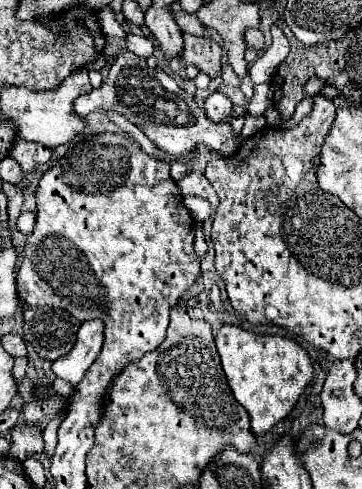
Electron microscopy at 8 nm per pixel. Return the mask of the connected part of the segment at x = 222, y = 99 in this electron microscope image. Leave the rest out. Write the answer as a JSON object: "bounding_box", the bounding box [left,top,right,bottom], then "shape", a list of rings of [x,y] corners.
{"bounding_box":[203,91,233,123],"shape":[[[215,91],[215,93],[211,93],[211,95],[205,99],[205,107],[203,107],[203,109],[205,109],[205,115],[207,115],[213,123],[221,123],[221,121],[229,121],[233,105],[231,105],[231,101],[229,101],[227,95]]]}

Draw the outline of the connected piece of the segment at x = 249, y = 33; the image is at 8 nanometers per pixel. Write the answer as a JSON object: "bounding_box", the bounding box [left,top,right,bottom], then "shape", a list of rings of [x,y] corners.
{"bounding_box":[245,29,265,49],"shape":[[[247,29],[245,31],[245,43],[247,43],[247,47],[249,49],[263,49],[263,45],[265,45],[265,39],[263,39],[263,33],[259,31],[259,29]]]}

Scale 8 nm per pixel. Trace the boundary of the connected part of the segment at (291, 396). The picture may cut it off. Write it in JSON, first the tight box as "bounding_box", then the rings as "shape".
{"bounding_box":[215,325,313,435],"shape":[[[223,325],[215,337],[215,343],[227,385],[251,417],[251,431],[255,435],[267,433],[275,423],[291,413],[311,381],[313,363],[307,351],[291,339],[279,335],[257,335],[237,325]]]}

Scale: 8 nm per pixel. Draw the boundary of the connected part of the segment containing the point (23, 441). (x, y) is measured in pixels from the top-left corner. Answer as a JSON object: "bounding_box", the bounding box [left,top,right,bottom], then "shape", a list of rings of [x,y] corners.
{"bounding_box":[9,423,45,461],"shape":[[[29,423],[15,425],[15,429],[11,431],[9,455],[15,457],[17,461],[23,461],[25,457],[31,457],[37,453],[45,453],[43,429],[39,425],[29,425]]]}

